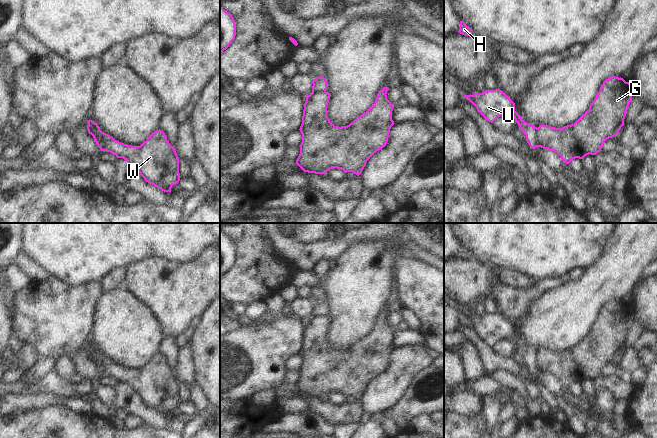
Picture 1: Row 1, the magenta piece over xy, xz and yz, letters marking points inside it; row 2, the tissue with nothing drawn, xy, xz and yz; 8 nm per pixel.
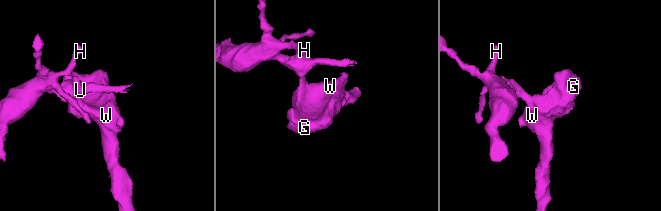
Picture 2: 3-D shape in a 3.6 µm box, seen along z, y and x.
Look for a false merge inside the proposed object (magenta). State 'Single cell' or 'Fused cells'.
Fused cells.

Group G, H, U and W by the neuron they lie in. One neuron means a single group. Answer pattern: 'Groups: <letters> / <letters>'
Groups: G W / H U.

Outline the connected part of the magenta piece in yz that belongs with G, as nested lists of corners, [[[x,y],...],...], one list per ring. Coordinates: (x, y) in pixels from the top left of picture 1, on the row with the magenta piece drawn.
[[[612,76],[606,79],[589,109],[574,124],[562,128],[540,125],[536,131],[538,147],[556,152],[566,164],[575,158],[583,159],[589,154],[596,155],[601,151],[604,142],[618,135],[624,125],[633,93],[630,82],[623,78]]]

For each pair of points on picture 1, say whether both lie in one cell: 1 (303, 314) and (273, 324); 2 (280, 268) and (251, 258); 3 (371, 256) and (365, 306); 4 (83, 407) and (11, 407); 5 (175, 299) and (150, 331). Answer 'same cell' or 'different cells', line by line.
1: different cells
2: same cell
3: same cell
4: same cell
5: different cells

